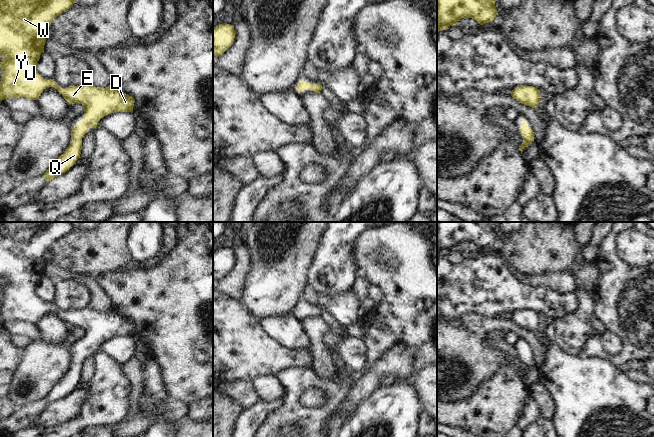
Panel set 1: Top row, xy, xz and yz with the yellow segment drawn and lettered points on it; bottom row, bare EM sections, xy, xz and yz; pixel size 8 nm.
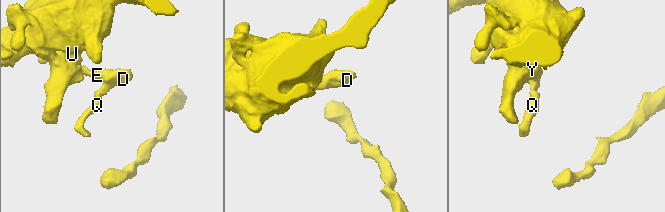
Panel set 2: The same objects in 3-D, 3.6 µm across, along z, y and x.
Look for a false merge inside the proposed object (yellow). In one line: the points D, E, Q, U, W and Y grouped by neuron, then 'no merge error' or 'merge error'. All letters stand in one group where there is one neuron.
D E Q U W Y | no merge error

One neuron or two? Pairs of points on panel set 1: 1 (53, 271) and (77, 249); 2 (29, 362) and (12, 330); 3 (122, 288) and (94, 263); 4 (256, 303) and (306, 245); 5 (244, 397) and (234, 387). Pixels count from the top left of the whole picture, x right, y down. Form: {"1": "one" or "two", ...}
{"1": "two", "2": "two", "3": "two", "4": "one", "5": "one"}

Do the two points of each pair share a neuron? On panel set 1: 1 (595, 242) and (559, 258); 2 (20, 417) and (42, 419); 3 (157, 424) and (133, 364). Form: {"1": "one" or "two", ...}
{"1": "two", "2": "two", "3": "two"}

